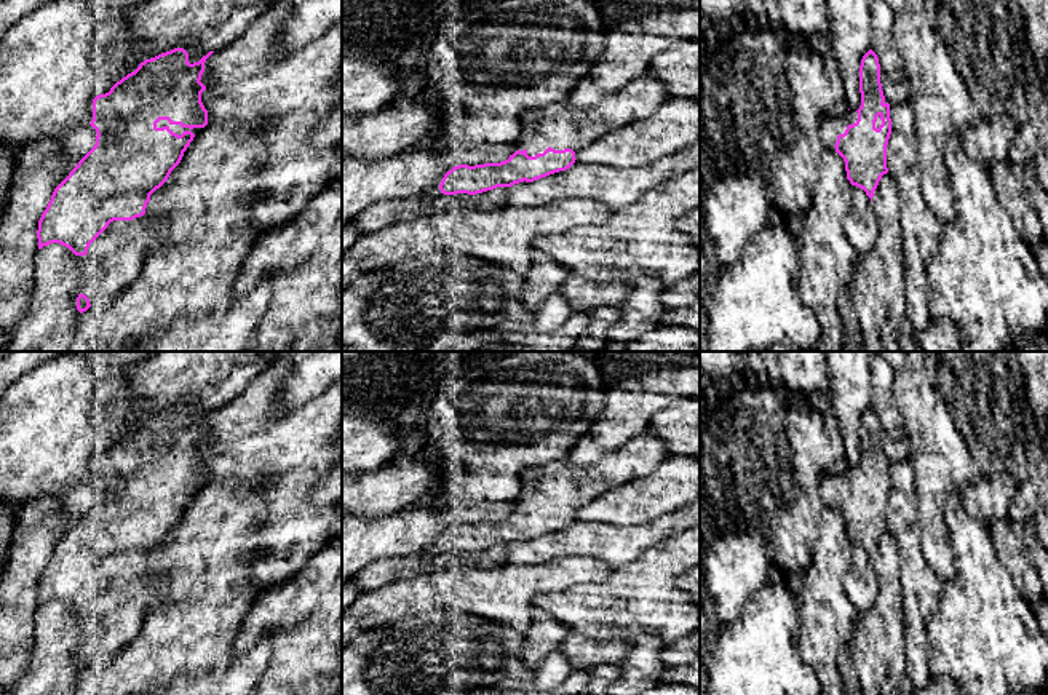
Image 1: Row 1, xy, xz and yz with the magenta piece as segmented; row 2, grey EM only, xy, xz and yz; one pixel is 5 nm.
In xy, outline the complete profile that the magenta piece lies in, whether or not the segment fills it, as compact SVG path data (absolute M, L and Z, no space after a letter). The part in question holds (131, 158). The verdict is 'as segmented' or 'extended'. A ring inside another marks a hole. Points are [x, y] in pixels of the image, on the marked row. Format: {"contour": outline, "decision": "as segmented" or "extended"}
{"contour": "M184 48L161 53L141 62L134 72L117 81L109 93L93 99L93 120L89 125L96 129L96 144L54 189L38 220L38 249L59 243L75 256L86 256L89 244L110 222L133 220L145 214L150 195L168 181L193 137L208 125L208 110L201 102L201 93L206 86L200 80L204 62L212 53L209 51L193 64L189 62L189 53Z", "decision": "extended"}

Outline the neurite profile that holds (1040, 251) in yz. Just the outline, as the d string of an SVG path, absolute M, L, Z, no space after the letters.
M1045 236L1038 244L1032 246L1032 251L1042 275L1048 281L1048 238Z

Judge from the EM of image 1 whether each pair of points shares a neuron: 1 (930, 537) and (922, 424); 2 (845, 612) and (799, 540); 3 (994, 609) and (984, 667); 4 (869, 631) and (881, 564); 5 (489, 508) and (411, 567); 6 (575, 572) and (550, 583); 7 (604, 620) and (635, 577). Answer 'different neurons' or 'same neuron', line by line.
1: same neuron
2: different neurons
3: same neuron
4: same neuron
5: different neurons
6: same neuron
7: same neuron

